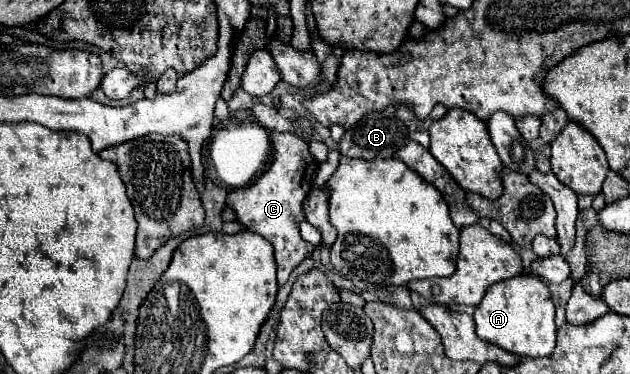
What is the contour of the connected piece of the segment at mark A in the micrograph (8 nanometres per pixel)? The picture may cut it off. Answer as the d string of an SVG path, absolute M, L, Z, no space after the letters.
M515 276L489 286L473 318L481 340L487 340L515 356L543 358L551 356L555 350L555 306L545 282L539 278Z

